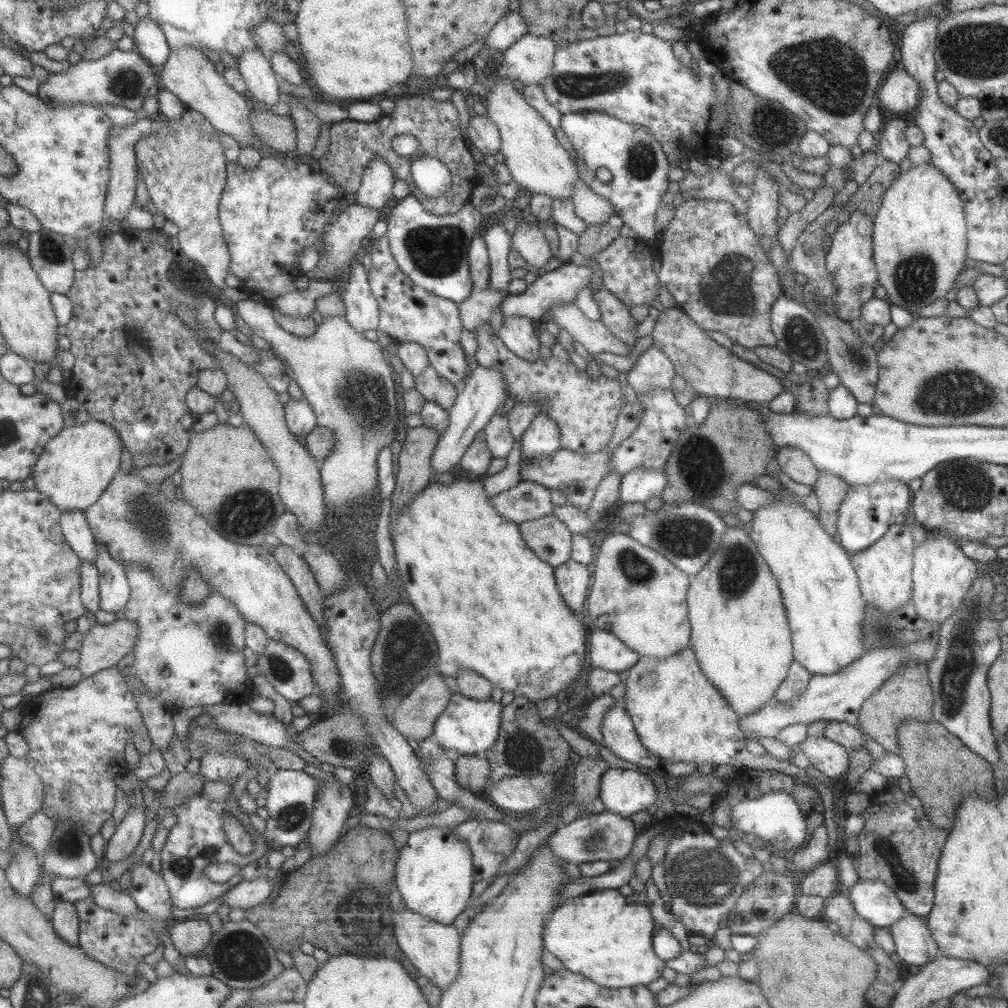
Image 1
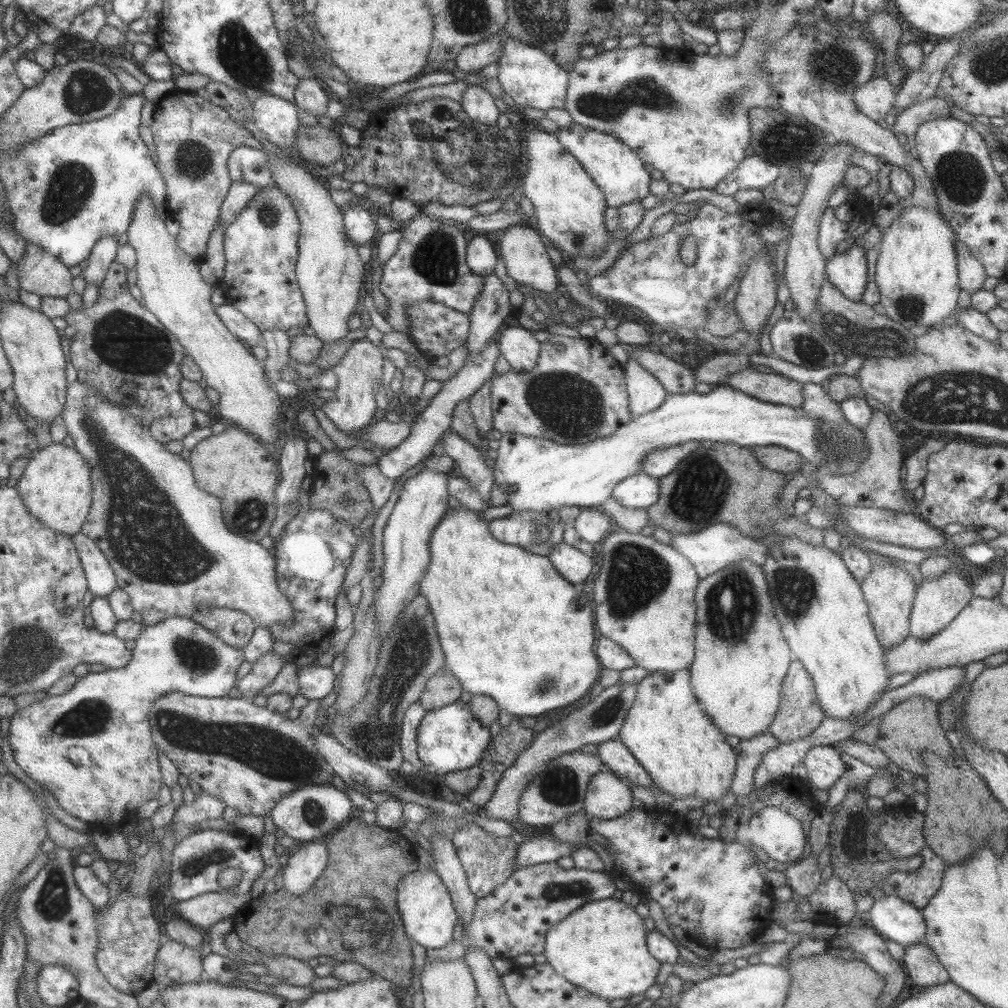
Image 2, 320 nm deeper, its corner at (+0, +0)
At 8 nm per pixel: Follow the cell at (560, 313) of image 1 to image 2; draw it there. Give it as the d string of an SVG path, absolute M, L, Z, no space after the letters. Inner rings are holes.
M635 349L631 358L645 371L649 372L668 394L685 394L693 391L695 380L693 371L669 358L668 351L653 353L645 349Z

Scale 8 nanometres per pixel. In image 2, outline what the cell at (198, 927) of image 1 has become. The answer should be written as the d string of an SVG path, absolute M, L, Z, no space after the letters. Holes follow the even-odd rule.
M164 938L157 949L151 981L158 986L185 984L202 979L202 959L199 948L187 948Z

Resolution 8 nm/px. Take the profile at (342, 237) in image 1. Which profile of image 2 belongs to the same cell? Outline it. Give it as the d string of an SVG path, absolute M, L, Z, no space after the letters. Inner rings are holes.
M255 146L268 156L268 163L272 170L272 185L276 184L277 188L281 189L292 202L300 229L298 232L298 255L296 258L296 281L305 301L305 317L307 317L307 326L311 327L313 334L322 345L332 350L339 344L341 339L348 332L347 320L353 314L355 304L357 304L359 288L363 282L364 263L361 262L357 255L357 246L355 246L348 238L342 225L343 208L338 207L329 198L329 191L323 188L313 175L307 173L305 169L301 169L298 165L294 165L277 155L273 155L269 151L259 146Z

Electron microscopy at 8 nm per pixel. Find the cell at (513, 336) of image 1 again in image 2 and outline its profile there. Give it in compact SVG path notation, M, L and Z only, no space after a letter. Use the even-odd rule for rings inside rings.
M513 326L503 329L499 332L499 352L500 355L509 363L511 370L515 372L529 372L533 371L535 365L537 365L538 355L541 348L541 344L534 338L534 333L530 330L526 330L521 326Z

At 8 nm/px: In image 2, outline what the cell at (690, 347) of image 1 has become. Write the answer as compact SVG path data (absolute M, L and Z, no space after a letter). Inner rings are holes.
M751 366L729 375L720 384L732 386L757 400L769 404L801 408L804 401L802 383L794 382L775 372L762 374L753 370Z

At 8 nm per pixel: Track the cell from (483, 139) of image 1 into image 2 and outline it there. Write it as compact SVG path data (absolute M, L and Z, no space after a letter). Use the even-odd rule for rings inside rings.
M467 85L463 96L461 96L460 106L465 114L473 119L475 124L494 124L500 112L493 102L493 97L479 85Z

